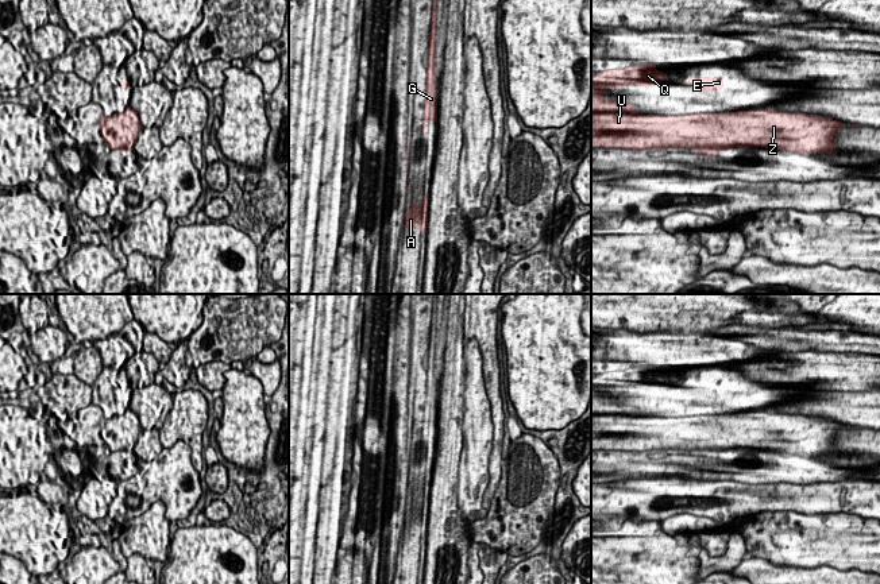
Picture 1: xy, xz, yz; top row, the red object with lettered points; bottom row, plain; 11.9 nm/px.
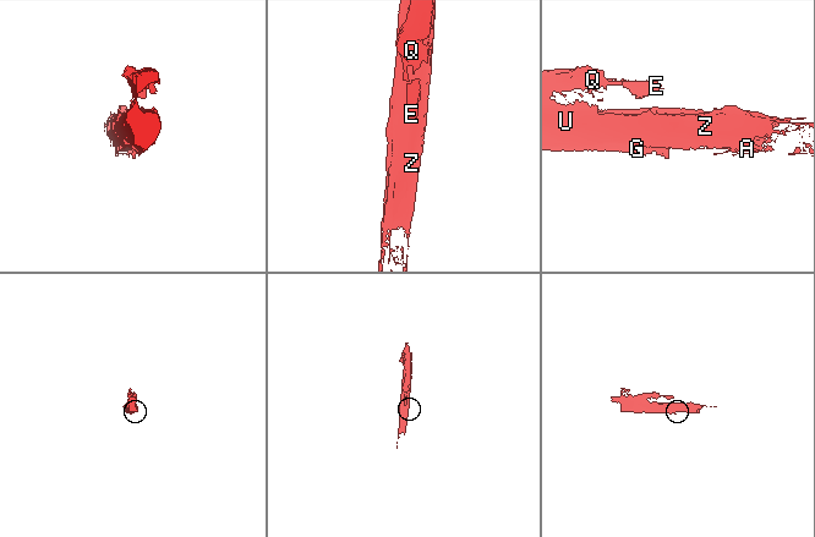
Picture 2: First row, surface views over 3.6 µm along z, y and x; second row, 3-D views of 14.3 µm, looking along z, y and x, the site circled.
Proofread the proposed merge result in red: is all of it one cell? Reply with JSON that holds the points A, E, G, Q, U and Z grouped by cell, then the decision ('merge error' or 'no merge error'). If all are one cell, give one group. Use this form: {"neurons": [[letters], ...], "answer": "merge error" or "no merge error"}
{"neurons": [["A", "E", "G", "Q", "U", "Z"]], "answer": "no merge error"}

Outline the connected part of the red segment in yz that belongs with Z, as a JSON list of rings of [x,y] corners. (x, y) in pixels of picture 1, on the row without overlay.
[[[656,367],[624,368],[609,371],[591,378],[591,452],[593,450],[628,450],[628,452],[665,452],[668,449],[690,449],[696,456],[715,460],[726,457],[727,449],[764,449],[768,452],[787,452],[806,456],[833,456],[837,448],[837,433],[846,425],[807,417],[802,414],[779,414],[771,410],[748,411],[718,415],[690,417],[642,417],[637,415],[636,407],[618,406],[605,402],[602,398],[607,391],[621,387],[656,388],[667,383],[667,376],[656,372]]]

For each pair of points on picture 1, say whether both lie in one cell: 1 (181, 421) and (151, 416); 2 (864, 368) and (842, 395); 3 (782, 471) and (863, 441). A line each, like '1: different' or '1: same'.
1: different
2: different
3: different

